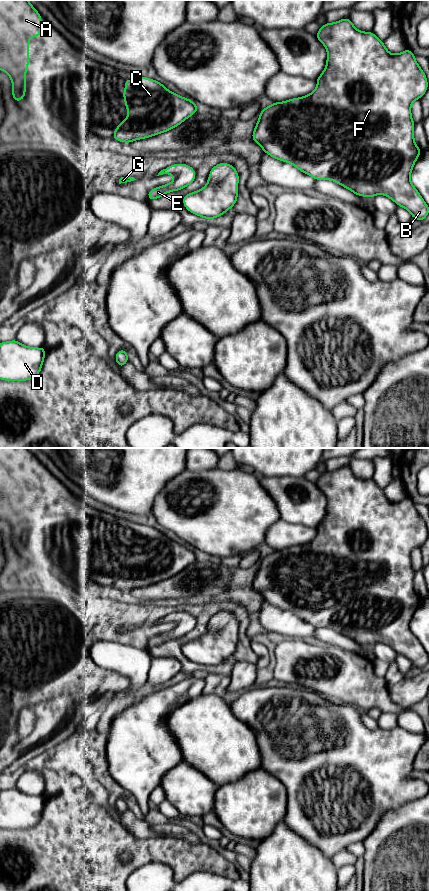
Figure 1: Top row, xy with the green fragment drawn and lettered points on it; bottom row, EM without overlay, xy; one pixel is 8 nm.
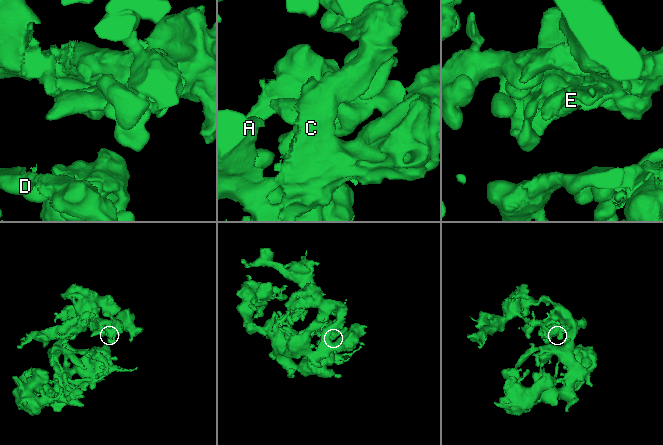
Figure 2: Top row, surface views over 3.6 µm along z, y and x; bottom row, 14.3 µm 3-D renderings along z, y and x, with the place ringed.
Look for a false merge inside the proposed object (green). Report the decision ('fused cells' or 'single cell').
single cell

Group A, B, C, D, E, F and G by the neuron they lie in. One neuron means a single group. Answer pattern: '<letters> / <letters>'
A B C D E F G

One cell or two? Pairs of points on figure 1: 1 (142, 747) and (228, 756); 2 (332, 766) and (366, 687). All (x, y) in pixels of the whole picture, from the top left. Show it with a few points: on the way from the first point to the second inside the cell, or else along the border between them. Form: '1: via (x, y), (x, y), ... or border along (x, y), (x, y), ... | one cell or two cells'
1: border along (168, 731), (177, 745), (183, 760) | two cells
2: border along (344, 703), (351, 704), (362, 711) | two cells

